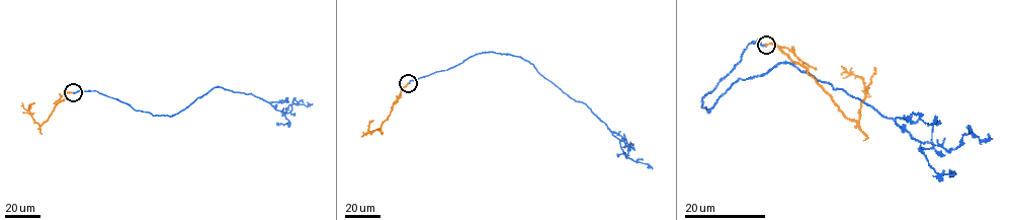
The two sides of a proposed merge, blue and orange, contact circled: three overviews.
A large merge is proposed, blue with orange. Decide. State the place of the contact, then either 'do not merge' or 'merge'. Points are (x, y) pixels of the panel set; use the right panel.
at (766, 45); do not merge

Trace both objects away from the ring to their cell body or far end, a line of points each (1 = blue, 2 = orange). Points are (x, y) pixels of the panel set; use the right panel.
1: (766, 44), (749, 44), (703, 107), (740, 79), (789, 63), (922, 143), (950, 150), (964, 134), (992, 138)
2: (766, 44), (775, 43), (799, 63), (846, 118), (857, 121), (865, 97), (864, 81), (841, 66)

